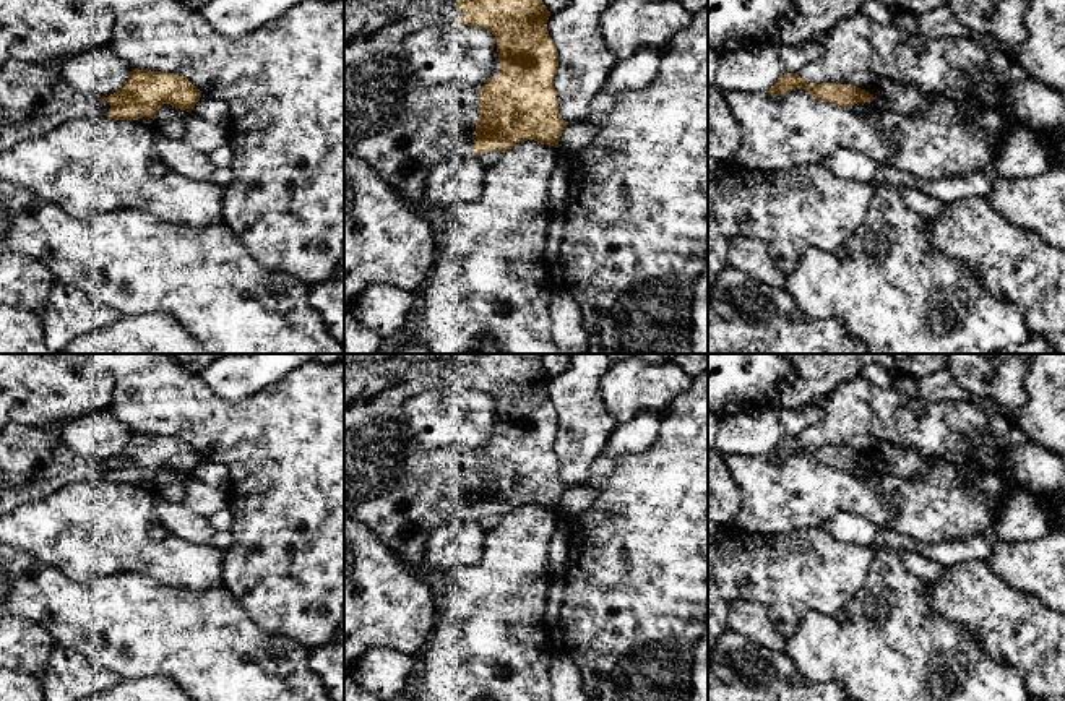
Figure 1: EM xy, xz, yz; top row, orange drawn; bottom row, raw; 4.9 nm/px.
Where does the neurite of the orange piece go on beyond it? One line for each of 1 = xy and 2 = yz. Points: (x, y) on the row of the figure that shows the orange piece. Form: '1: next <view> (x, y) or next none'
1: next xy (34, 99)
2: next none

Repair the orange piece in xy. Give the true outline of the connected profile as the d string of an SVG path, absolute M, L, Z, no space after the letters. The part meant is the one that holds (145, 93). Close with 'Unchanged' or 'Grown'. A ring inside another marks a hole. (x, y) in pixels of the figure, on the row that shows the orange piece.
M8 60L0 68L0 154L75 118L154 120L164 104L192 112L200 97L177 73L133 68L119 92L94 99L68 84L58 65Z. Grown

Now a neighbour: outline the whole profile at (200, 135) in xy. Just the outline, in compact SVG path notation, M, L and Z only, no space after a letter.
M193 110L185 120L182 141L195 151L211 154L219 144L227 140L226 128L206 122Z

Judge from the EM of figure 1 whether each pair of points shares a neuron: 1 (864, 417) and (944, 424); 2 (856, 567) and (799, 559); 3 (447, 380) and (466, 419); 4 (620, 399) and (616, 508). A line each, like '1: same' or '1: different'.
1: same
2: same
3: different
4: different

